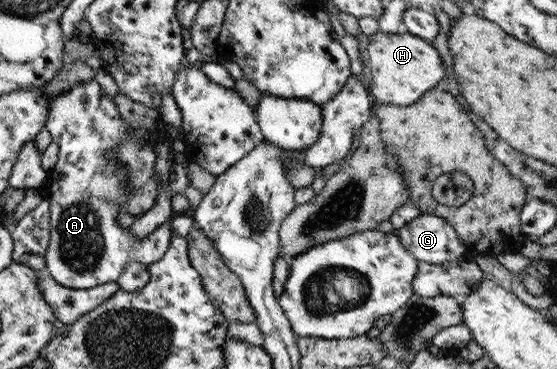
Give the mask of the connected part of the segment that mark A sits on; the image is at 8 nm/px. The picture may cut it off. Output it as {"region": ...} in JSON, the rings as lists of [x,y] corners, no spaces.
{"region":[[[94,79],[81,82],[49,102],[44,128],[58,147],[48,190],[50,240],[44,267],[51,280],[79,292],[89,291],[104,282],[115,282],[127,260],[137,260],[145,266],[159,261],[169,245],[172,217],[143,239],[133,239],[116,220],[117,214],[124,211],[127,179],[121,163],[115,161],[117,144],[125,136],[125,124],[112,99]]]}

